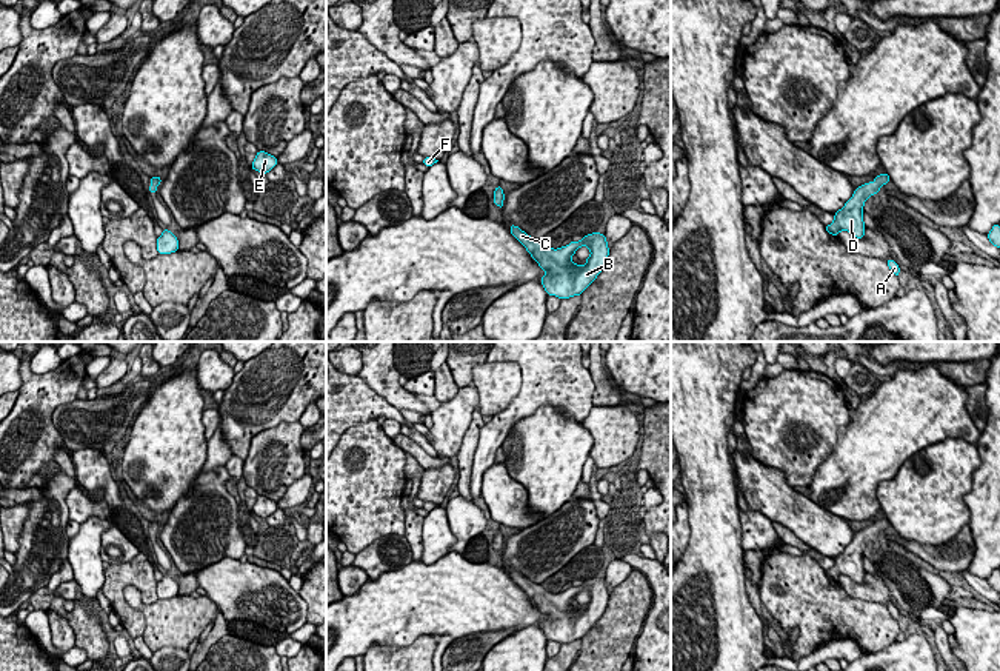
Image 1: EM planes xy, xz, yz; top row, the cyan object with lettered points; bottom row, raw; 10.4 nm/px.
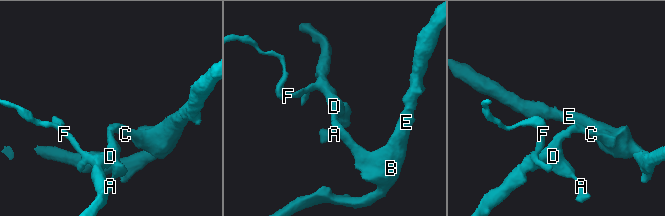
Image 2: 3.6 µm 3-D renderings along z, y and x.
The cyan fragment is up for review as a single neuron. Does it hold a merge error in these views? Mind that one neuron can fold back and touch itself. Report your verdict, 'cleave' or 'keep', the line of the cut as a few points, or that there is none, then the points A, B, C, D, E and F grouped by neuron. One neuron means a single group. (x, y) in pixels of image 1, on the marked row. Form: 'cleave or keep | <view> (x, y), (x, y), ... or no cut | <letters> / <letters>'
keep | no cut | A B C D E F

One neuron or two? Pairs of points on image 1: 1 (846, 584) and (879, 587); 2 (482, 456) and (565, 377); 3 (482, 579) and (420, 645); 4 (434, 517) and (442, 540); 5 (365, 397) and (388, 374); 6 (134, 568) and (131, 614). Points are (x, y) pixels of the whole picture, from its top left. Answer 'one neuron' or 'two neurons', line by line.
1: one neuron
2: one neuron
3: two neurons
4: one neuron
5: two neurons
6: one neuron

